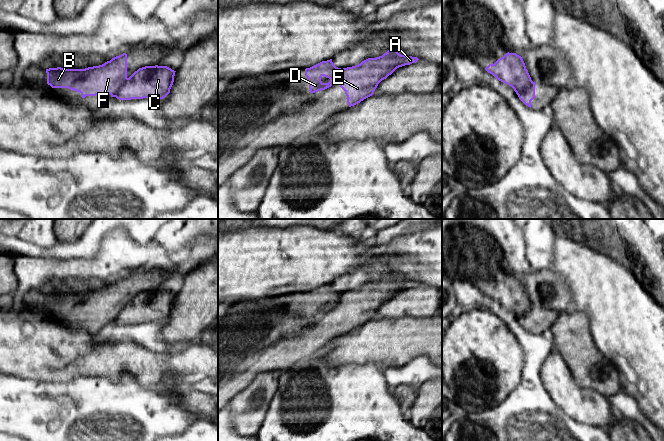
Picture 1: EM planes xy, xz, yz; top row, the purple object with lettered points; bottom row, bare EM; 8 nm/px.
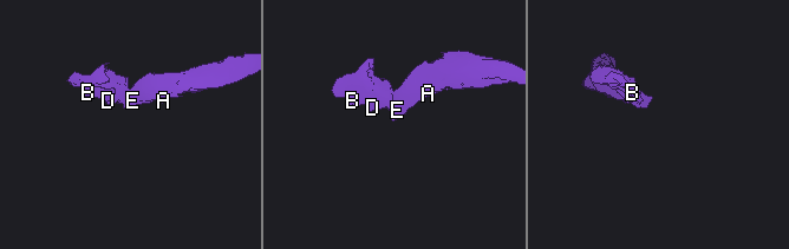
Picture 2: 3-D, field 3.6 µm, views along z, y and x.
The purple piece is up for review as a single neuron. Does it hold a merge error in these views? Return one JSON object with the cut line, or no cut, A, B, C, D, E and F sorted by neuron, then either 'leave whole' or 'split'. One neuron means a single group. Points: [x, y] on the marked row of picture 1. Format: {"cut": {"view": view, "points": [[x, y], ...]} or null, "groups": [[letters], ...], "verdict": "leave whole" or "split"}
{"cut": {"view": "xy", "points": [[128, 78], [114, 96]]}, "groups": [["A", "C", "E"], ["B", "D", "F"]], "verdict": "split"}

